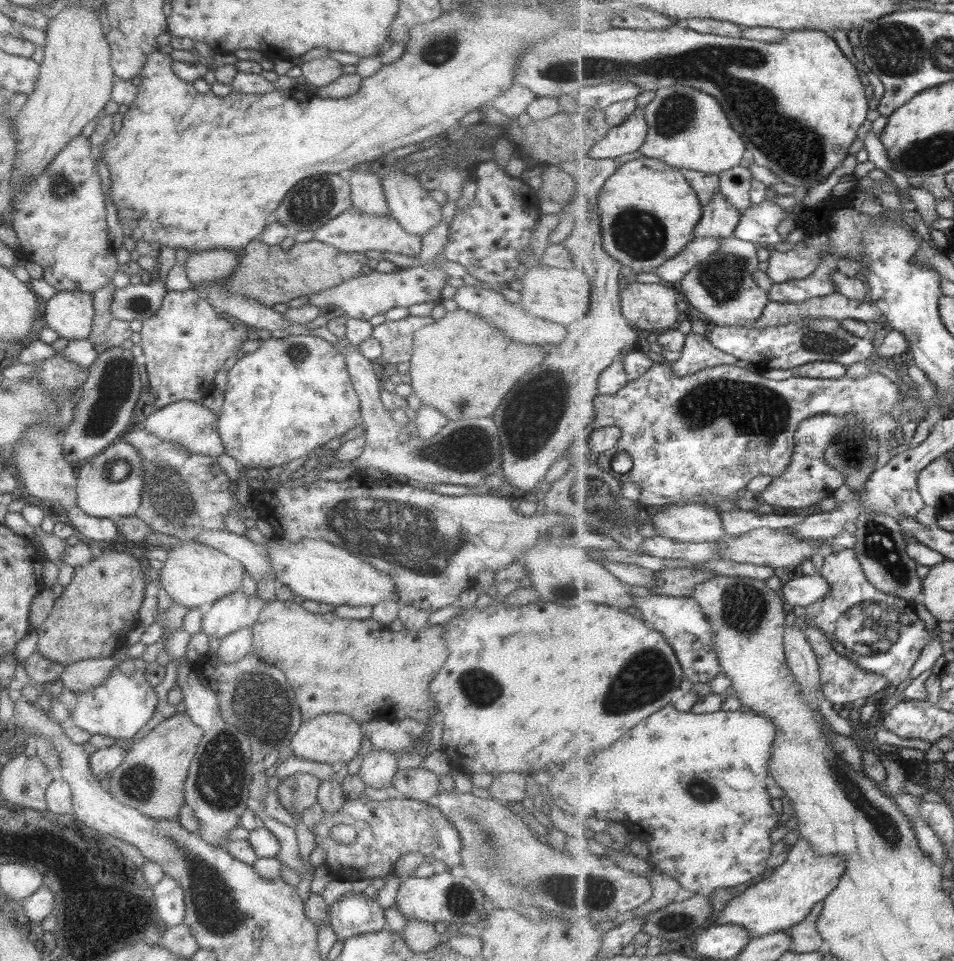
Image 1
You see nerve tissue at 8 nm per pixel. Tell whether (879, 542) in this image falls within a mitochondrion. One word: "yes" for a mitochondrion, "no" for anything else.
yes

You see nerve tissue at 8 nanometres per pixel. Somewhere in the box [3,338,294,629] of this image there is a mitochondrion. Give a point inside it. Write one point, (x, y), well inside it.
(115, 381)

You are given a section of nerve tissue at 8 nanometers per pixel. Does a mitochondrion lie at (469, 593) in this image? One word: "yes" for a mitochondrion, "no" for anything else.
no

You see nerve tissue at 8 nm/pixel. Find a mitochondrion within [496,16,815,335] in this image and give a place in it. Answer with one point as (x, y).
(641, 236)

